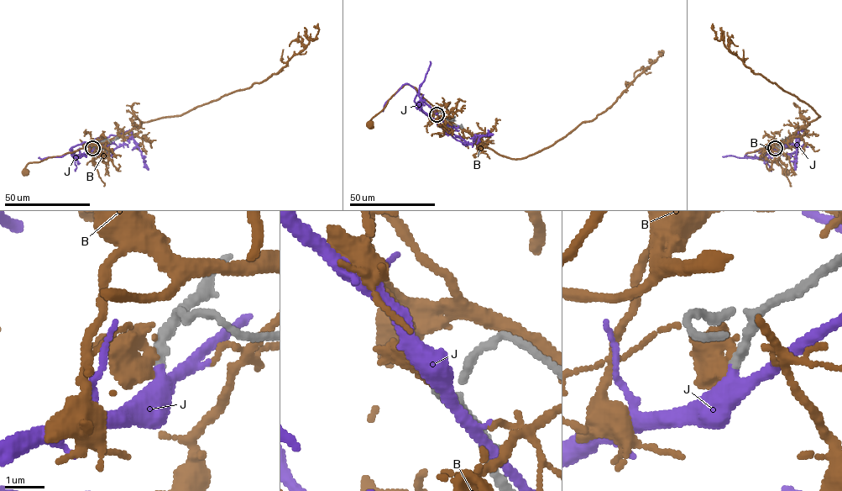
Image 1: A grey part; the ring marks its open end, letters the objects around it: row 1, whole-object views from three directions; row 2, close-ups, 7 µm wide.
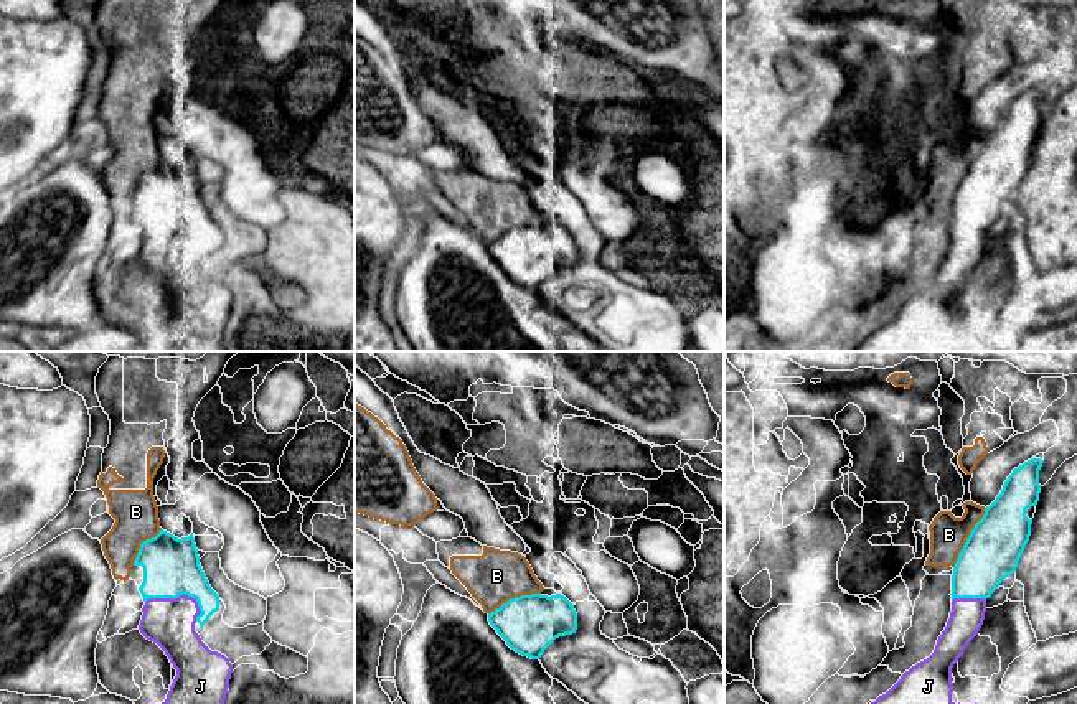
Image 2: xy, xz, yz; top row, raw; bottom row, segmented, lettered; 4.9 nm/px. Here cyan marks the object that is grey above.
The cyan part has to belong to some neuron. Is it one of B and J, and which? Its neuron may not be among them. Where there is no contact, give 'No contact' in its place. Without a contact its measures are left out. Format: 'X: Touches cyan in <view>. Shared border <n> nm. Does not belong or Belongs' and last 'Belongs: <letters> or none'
B: Touches cyan in yz. Shared border 340 nm. Does not belong
J: Touches cyan in xy. Shared border 280 nm. Belongs
Belongs: J

